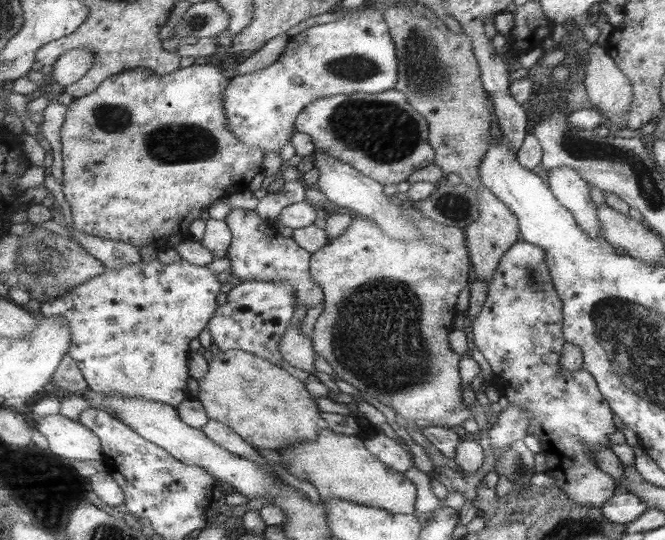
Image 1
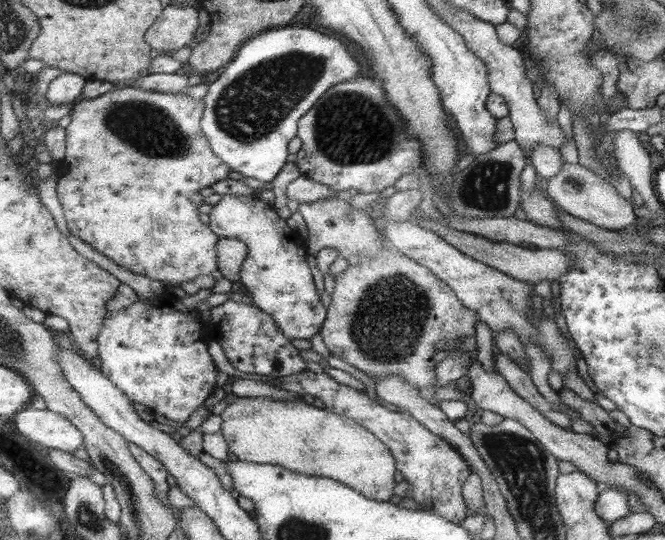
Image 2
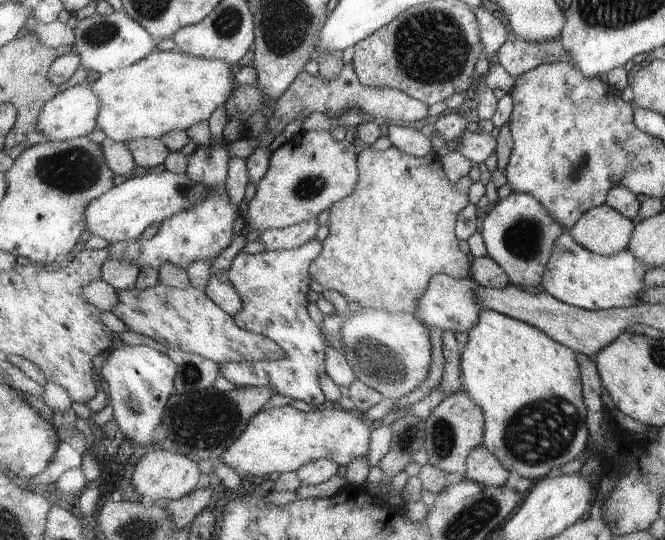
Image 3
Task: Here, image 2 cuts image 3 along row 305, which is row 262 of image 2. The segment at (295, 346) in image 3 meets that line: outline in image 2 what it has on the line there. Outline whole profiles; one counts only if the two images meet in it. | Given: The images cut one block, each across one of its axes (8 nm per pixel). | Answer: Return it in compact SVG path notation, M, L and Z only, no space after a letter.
M257 194L253 196L223 196L223 200L209 214L209 226L221 238L241 240L249 246L249 256L241 268L241 284L247 288L253 304L269 312L291 340L311 340L323 332L329 320L329 308L319 298L319 290L309 266L309 246L299 232L283 220L273 206L263 204Z

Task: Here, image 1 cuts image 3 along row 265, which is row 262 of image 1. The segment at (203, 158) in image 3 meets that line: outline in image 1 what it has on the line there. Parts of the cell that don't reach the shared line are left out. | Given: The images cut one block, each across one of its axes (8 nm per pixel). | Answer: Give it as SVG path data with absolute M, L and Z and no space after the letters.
M155 258L151 262L141 260L139 264L109 268L105 274L73 288L73 292L43 302L39 310L43 316L53 318L61 314L69 320L73 332L73 348L69 356L77 360L93 390L123 392L125 396L139 396L179 408L189 398L185 388L189 380L189 344L209 328L209 322L221 308L217 302L221 286L219 276L209 266L195 266L181 258L179 262L163 264Z

